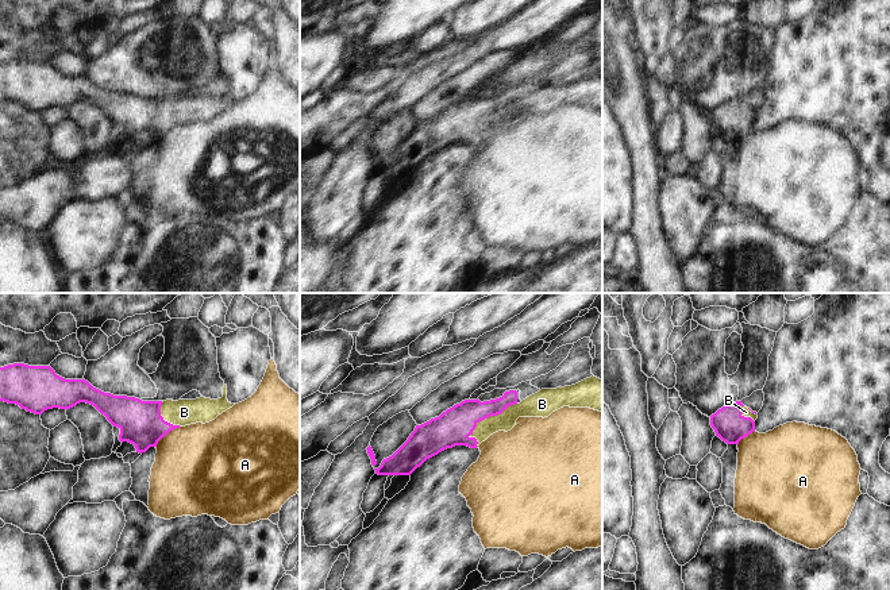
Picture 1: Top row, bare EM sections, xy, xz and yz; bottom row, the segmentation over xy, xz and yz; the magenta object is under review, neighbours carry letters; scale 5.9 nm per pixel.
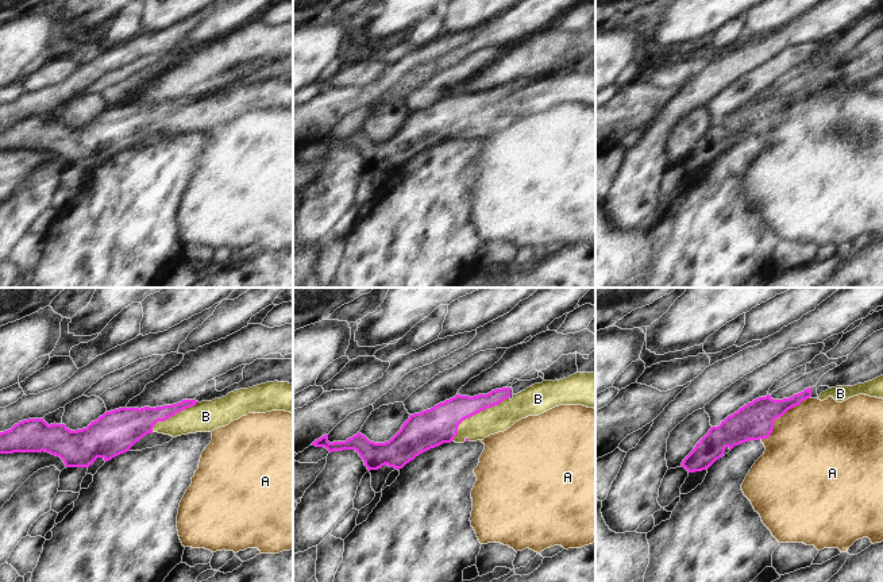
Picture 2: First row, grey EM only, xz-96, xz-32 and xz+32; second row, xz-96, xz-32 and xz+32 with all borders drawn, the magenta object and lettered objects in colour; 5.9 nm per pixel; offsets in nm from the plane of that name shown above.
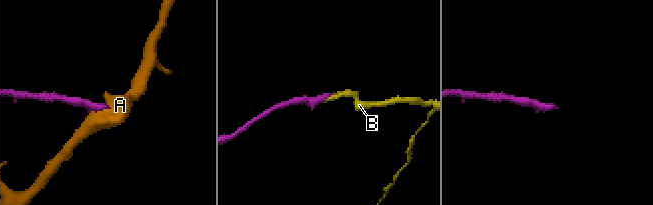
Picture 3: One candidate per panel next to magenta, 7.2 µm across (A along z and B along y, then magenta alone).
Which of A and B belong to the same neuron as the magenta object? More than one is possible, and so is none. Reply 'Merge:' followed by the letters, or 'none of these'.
Merge: B

